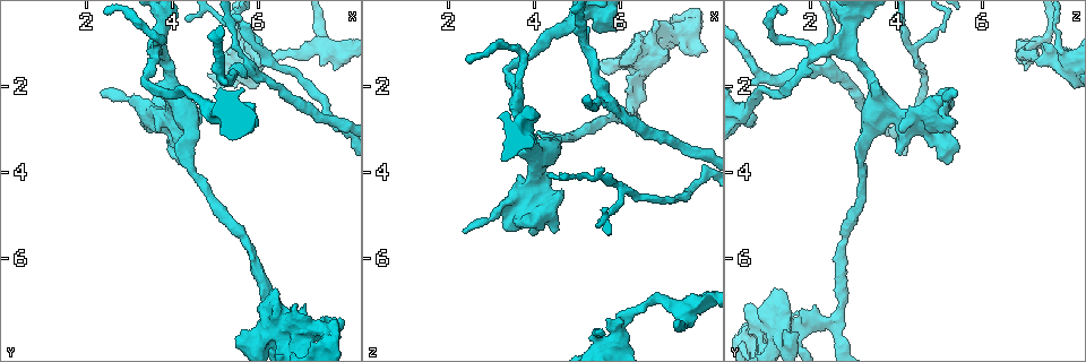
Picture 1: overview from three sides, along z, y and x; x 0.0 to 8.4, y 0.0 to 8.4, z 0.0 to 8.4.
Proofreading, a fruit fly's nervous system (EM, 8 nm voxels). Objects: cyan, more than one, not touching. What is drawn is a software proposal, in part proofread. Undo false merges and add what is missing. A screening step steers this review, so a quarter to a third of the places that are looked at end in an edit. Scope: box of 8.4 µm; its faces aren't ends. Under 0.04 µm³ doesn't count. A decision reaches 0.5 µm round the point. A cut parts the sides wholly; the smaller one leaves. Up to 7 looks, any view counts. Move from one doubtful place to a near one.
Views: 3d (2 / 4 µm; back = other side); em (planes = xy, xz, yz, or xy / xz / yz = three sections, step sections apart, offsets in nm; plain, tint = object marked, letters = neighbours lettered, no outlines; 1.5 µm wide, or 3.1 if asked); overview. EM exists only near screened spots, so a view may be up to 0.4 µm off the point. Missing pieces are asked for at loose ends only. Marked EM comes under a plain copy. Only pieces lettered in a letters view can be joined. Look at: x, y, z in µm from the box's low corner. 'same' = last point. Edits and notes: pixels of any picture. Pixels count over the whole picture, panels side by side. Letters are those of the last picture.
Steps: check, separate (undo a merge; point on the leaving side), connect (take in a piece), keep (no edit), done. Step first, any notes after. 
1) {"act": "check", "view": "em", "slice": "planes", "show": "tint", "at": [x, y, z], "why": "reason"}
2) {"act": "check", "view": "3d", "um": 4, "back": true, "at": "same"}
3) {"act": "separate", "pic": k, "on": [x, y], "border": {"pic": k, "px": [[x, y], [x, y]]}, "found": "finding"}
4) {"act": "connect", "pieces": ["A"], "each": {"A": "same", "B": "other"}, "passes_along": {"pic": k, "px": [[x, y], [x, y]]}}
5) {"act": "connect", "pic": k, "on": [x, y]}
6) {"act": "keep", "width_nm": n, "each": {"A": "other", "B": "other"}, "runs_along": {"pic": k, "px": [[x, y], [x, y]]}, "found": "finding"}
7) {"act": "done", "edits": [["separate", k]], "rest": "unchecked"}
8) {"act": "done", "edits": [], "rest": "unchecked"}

{"act": "check", "view": "3d", "um": 2, "at": [6.30, 7.35, 2.65], "why": "two arms in line, one across"}

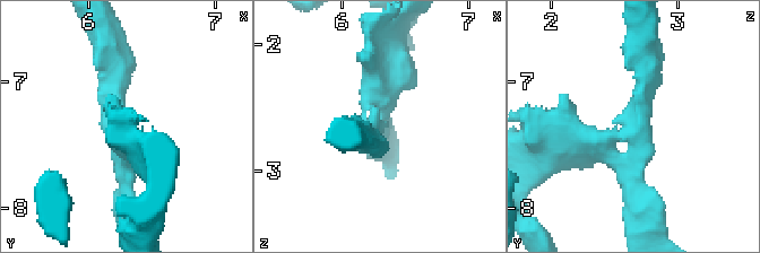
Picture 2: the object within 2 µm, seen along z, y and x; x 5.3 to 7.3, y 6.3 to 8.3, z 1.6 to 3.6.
{"act": "check", "view": "em", "slice": "xz", "step": 8, "show": "tint", "at": [6.28, 7.36, 2.66]}

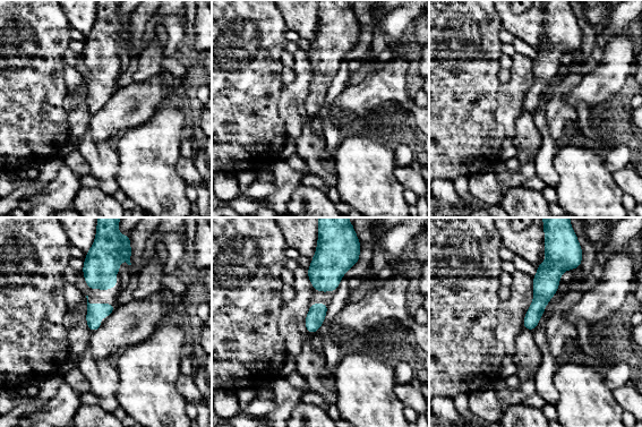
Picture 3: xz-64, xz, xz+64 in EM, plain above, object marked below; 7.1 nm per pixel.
{"act": "check", "view": "em", "slice": "planes", "show": "letters", "at": "same"}

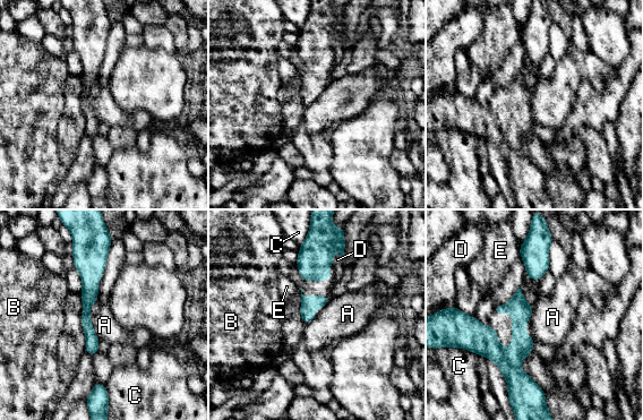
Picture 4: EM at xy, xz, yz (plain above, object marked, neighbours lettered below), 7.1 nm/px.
{"act": "keep", "width_nm": 70, "each": {"A": "other", "B": "other", "C": "other", "D": "other", "E": "other"}, "border": {"pic": 4, "px": [[96, 299], [89, 320], [100, 340]]}, "found": "all the same neuron"}

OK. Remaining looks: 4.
{"act": "check", "view": "3d", "um": 2, "at": [2.40, 2.20, 5.35], "why": "tapers out"}

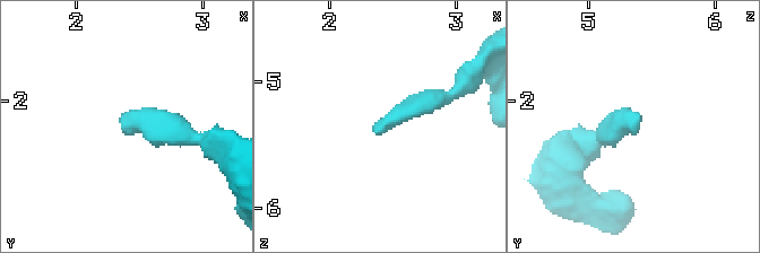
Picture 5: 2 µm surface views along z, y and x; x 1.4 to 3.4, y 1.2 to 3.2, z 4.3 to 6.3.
{"act": "check", "view": "em", "slice": "xz", "step": 4, "show": "tint", "at": [2.38, 2.14, 5.40]}

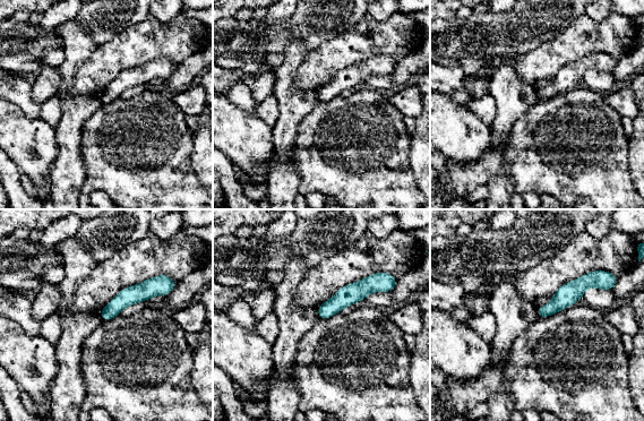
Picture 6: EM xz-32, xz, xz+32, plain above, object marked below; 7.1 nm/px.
{"act": "check", "view": "em", "slice": "planes", "show": "letters", "at": "same", "why": "cut it another way"}

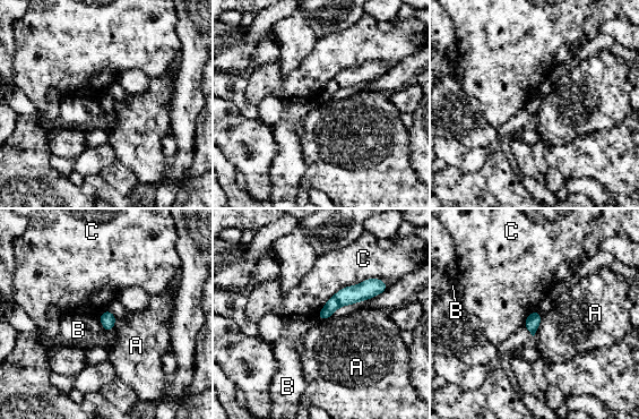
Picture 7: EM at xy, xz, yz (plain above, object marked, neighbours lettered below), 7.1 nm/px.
{"act": "keep", "width_nm": 90, "each": {"A": "other", "B": "other", "C": "other"}, "found": "no lettered piece goes on from it"}

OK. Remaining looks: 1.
{"act": "check", "view": "em", "slice": "planes", "show": "letters", "at": [7.35, 1.20, 7.10], "why": "side arm on a straight run"}

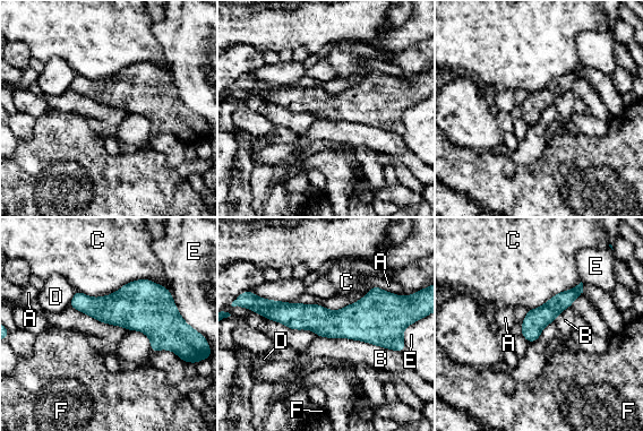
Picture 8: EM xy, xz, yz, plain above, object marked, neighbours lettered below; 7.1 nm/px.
{"act": "keep", "longest_contact_nm": ["C", 650], "each": {"A": "other", "B": "other", "C": "other", "D": "other", "E": "other", "F": "other"}, "border": {"pic": 8, "px": [[319, 336], [361, 339], [401, 353]]}, "found": "all the same neuron"}

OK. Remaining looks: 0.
{"act": "done", "edits": [], "rest": "unchecked"}

